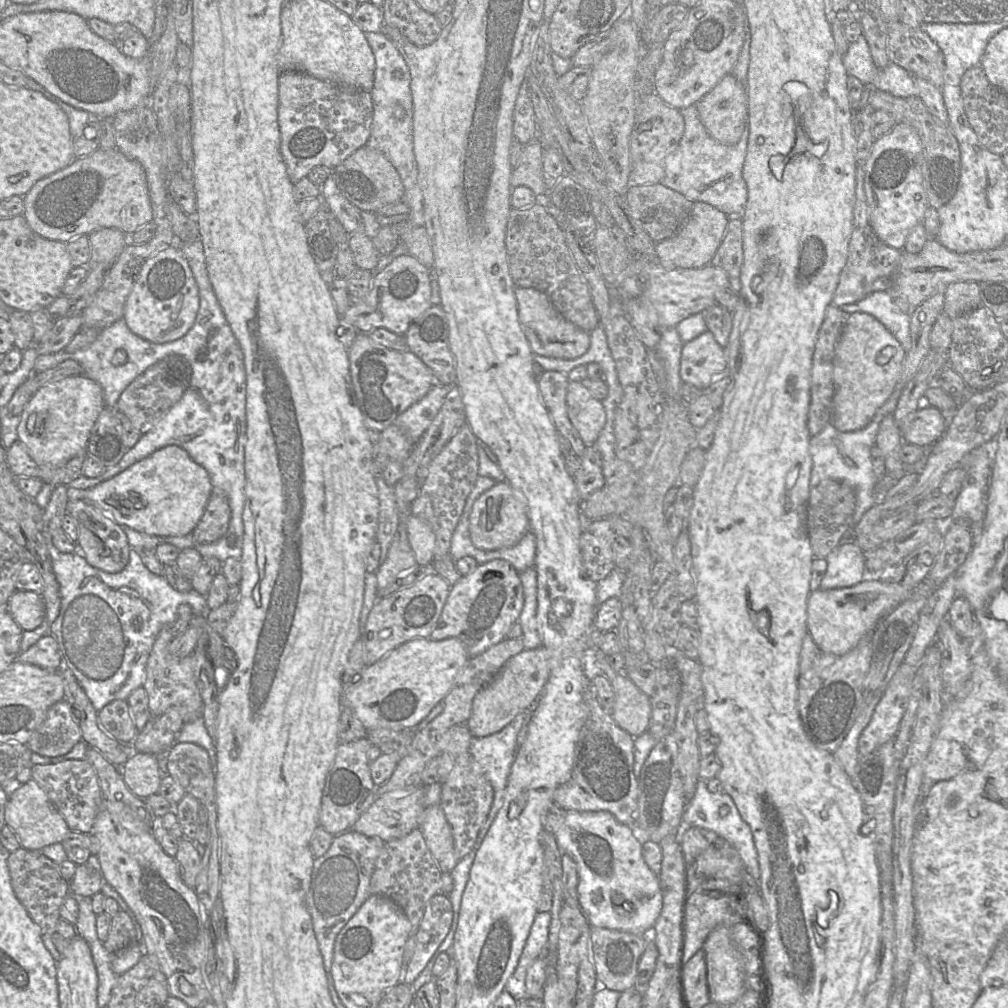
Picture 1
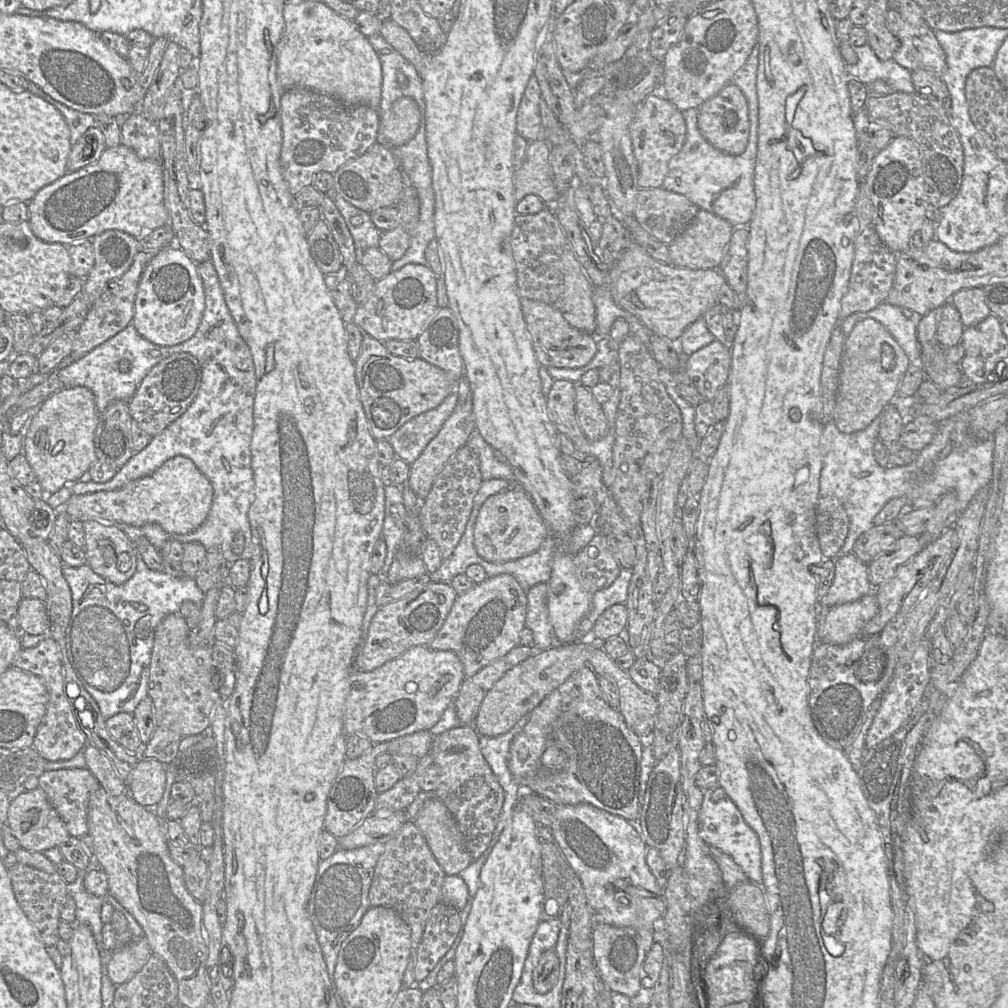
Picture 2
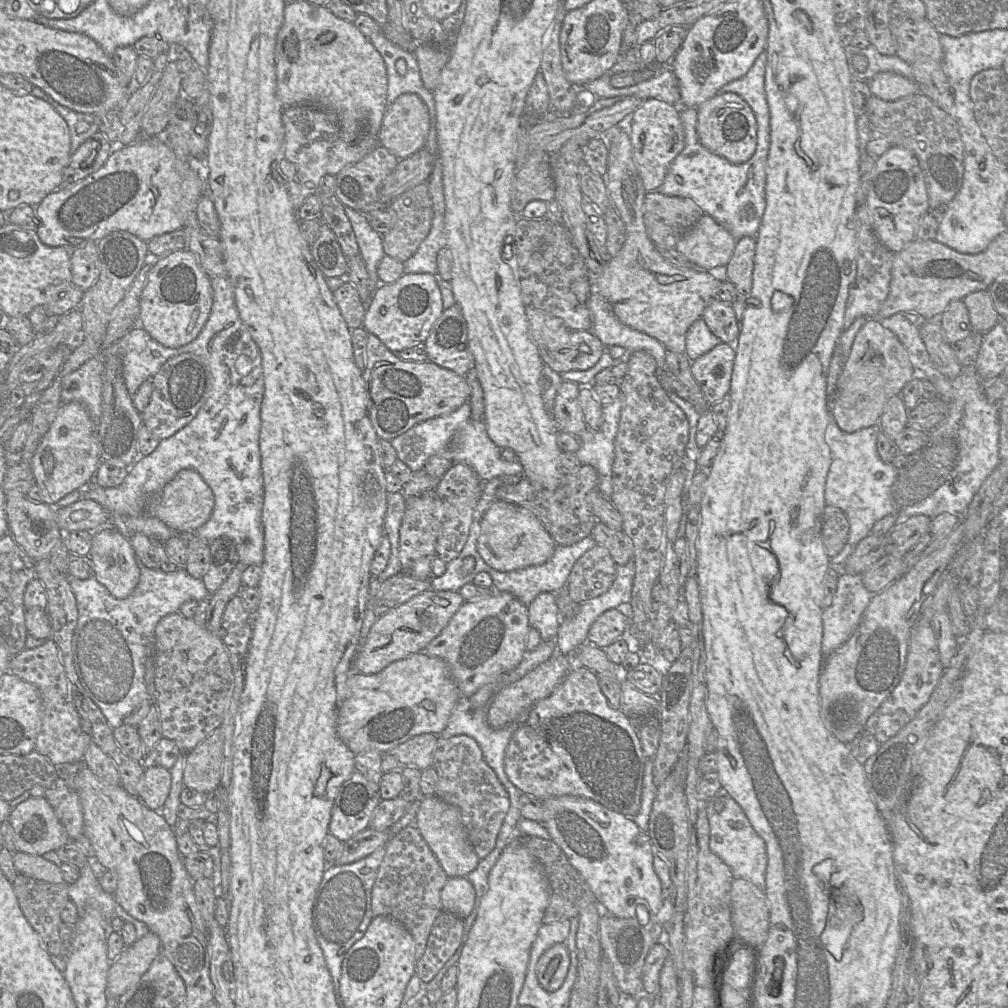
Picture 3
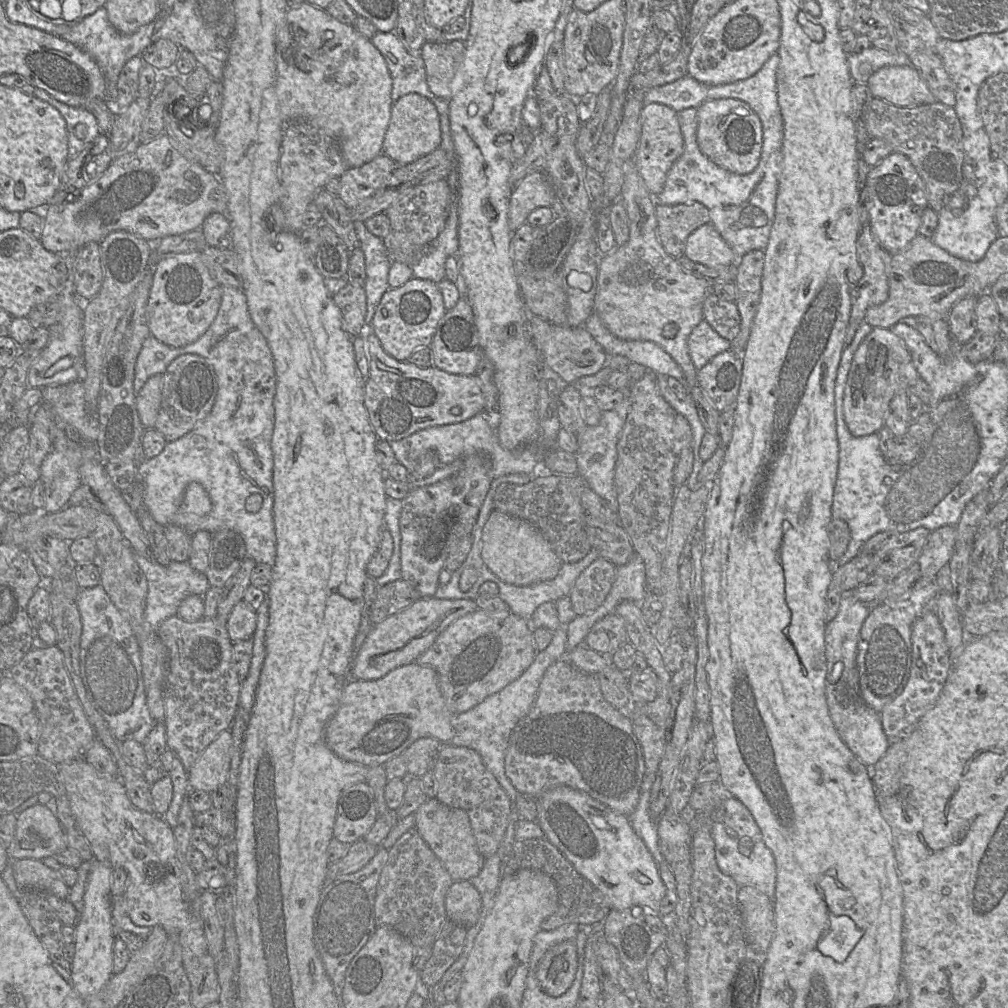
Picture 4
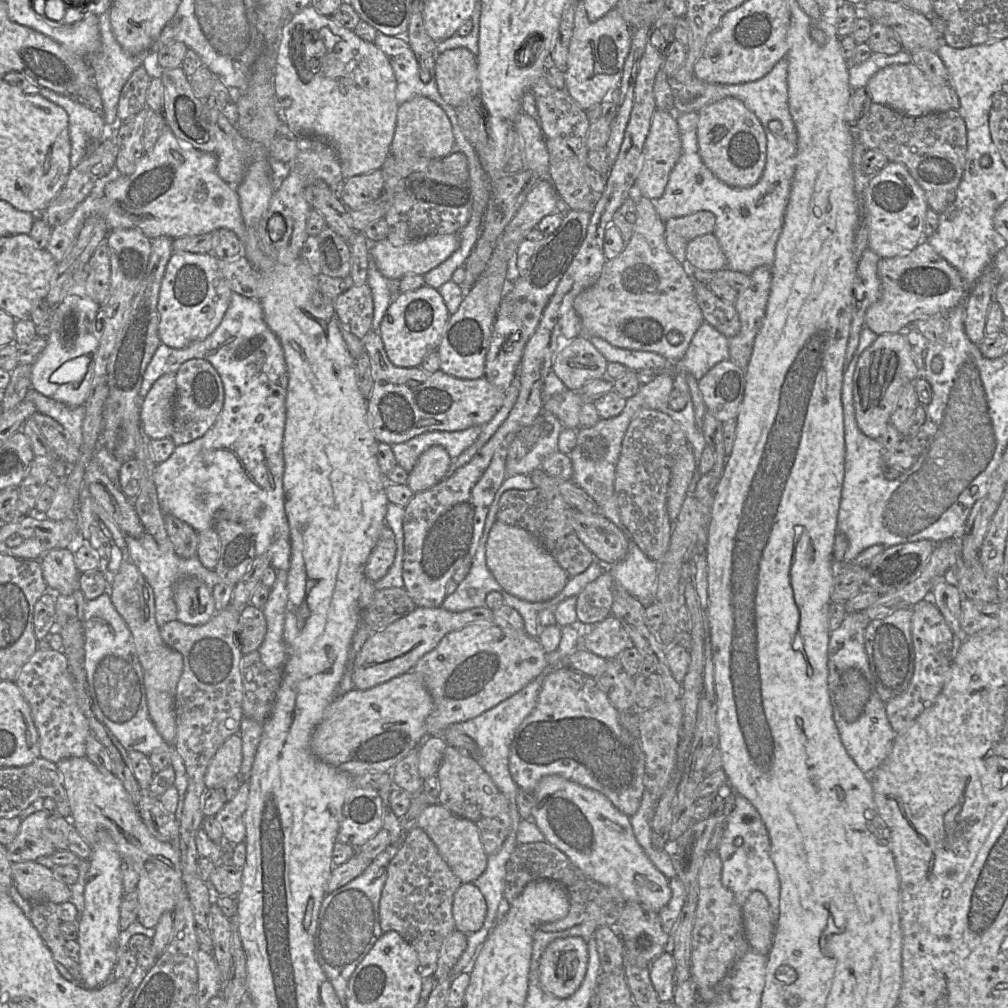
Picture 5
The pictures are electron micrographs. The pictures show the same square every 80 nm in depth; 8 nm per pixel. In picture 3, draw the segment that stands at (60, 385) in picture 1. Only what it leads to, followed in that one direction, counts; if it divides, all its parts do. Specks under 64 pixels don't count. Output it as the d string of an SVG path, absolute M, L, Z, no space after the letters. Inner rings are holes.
M79 402L62 403L31 460L31 470L41 489L43 502L52 506L70 492L93 481L101 462L97 425L88 411Z

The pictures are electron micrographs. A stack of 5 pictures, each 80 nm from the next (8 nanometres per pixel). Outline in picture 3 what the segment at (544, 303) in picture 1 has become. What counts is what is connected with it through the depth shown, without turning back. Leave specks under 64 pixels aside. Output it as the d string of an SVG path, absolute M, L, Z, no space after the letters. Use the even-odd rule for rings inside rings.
M526 306L527 324L531 339L536 344L544 365L562 374L592 368L607 349L591 331L572 330L560 318Z

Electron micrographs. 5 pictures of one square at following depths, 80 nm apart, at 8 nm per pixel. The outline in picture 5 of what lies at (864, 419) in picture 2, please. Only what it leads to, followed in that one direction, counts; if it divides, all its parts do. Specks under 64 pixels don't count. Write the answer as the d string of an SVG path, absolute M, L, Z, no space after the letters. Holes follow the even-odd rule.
M903 332L878 335L862 352L853 374L853 405L858 428L864 435L877 440L880 438L902 389L917 377L911 347Z

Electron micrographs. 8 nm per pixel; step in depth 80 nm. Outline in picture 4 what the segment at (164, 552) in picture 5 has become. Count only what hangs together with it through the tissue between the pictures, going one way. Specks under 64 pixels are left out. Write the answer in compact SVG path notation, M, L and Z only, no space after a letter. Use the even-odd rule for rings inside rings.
M135 554L135 559L147 580L144 618L156 632L165 619L178 615L178 608L183 599L191 595L203 596L210 588L205 574L195 571L188 562L171 561L168 565L160 565L153 559L138 554Z

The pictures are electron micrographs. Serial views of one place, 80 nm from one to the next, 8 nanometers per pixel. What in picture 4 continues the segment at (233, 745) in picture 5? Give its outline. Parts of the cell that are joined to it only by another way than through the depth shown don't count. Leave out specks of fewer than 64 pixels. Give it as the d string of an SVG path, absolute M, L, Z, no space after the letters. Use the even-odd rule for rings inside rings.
M224 730L207 746L187 772L190 790L210 793L227 783L232 744L230 731Z

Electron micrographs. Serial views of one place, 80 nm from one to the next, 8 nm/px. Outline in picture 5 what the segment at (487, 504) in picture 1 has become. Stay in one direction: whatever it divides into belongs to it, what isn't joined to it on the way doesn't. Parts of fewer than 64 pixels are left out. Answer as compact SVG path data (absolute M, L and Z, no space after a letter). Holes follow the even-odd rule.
M496 520L486 542L486 564L510 595L527 602L552 599L565 587L569 576L540 541L526 530Z

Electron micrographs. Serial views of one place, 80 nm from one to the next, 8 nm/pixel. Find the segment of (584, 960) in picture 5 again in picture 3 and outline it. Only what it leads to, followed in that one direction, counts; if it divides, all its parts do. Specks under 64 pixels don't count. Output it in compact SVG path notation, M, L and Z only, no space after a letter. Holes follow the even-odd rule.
M555 944L540 958L536 976L540 986L547 992L558 990L564 983L570 966L570 956L563 944Z

